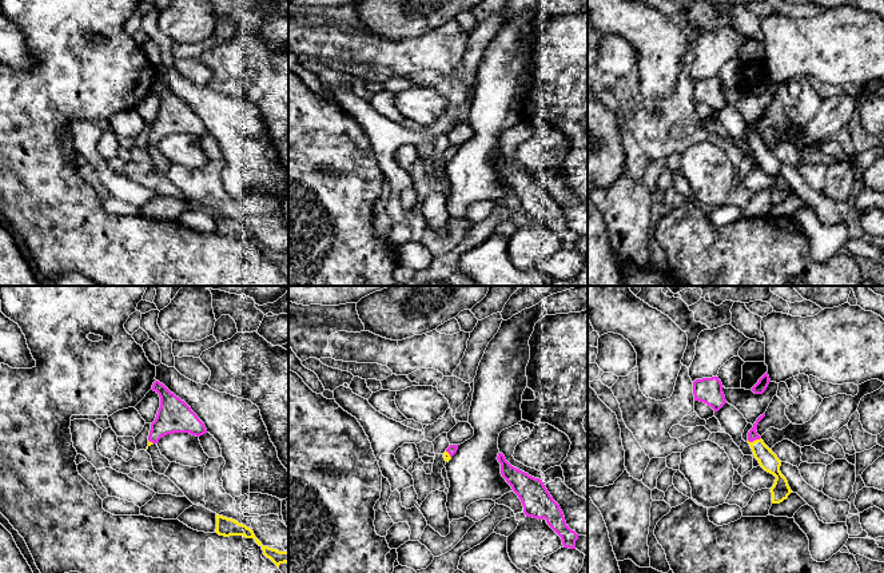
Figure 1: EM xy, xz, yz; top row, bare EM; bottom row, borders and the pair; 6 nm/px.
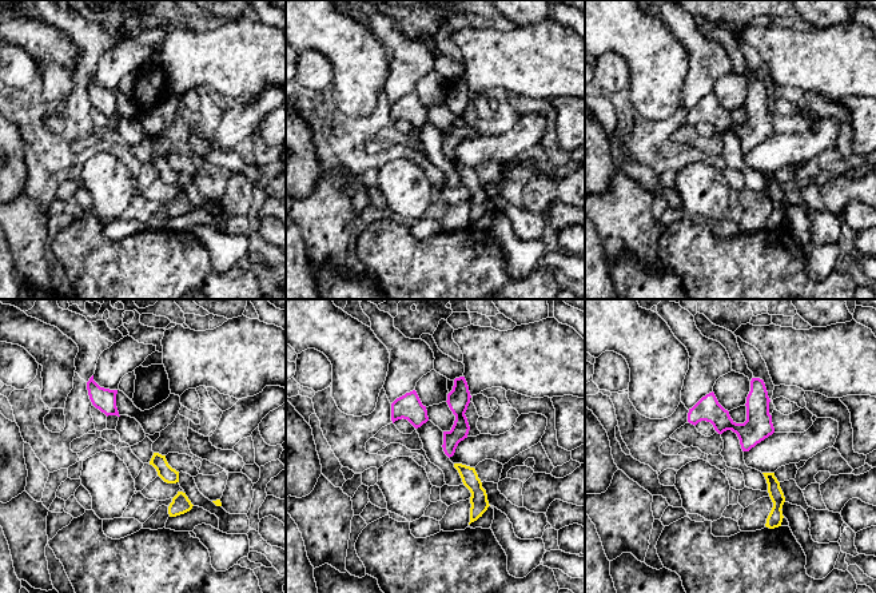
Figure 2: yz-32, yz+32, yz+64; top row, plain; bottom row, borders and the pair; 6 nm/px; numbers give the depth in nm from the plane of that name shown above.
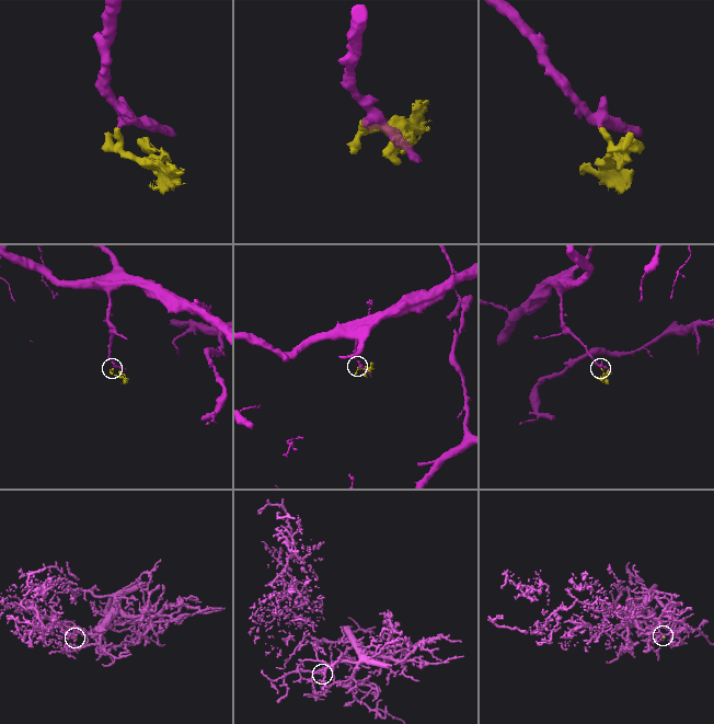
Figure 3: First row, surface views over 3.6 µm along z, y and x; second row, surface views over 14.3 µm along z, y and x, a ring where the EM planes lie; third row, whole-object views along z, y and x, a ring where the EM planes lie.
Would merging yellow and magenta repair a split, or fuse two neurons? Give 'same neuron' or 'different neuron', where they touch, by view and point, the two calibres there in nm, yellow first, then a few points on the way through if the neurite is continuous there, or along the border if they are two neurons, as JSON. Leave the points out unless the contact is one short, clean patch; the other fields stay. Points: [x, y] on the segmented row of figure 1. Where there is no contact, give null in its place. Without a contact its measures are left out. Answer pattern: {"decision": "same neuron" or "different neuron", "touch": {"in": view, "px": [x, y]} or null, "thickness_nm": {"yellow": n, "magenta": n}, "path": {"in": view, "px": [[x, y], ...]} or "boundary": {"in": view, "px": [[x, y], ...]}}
{"decision": "same neuron", "touch": {"in": "yz", "px": [753, 441]}, "thickness_nm": {"yellow": 110, "magenta": 60}, "path": {"in": "yz", "px": [[767, 458], [753, 441], [752, 436]]}}

